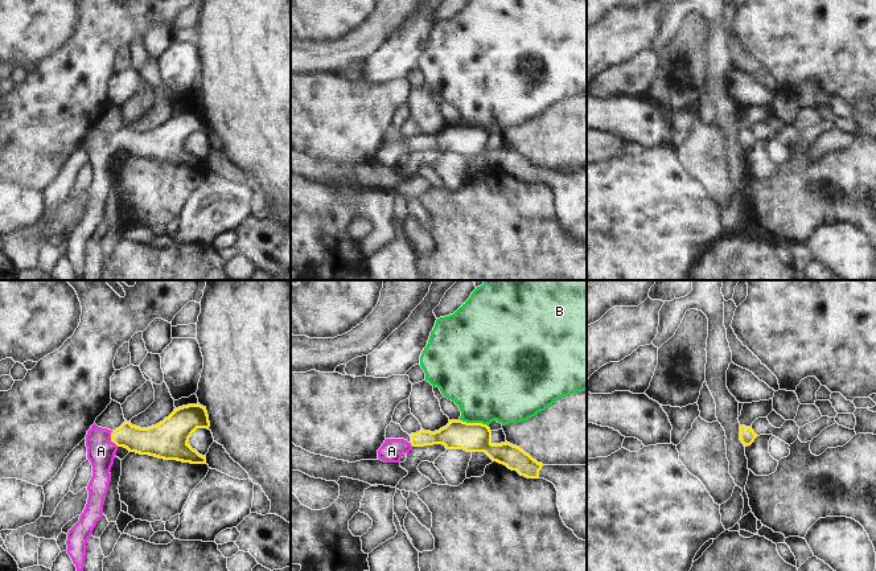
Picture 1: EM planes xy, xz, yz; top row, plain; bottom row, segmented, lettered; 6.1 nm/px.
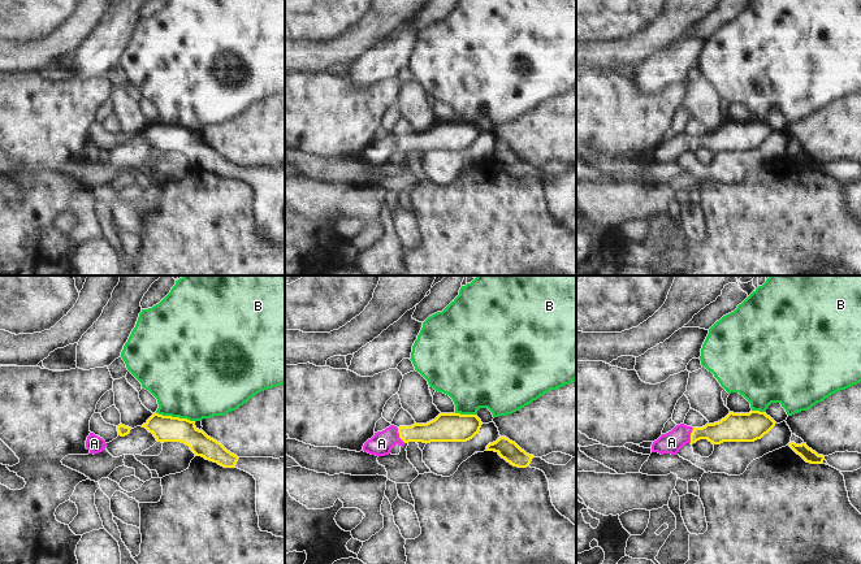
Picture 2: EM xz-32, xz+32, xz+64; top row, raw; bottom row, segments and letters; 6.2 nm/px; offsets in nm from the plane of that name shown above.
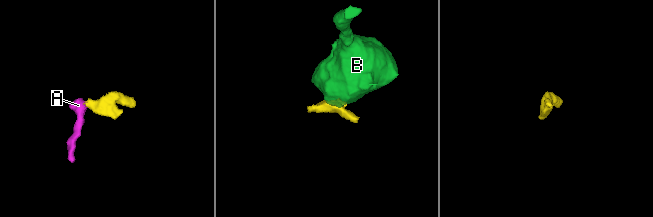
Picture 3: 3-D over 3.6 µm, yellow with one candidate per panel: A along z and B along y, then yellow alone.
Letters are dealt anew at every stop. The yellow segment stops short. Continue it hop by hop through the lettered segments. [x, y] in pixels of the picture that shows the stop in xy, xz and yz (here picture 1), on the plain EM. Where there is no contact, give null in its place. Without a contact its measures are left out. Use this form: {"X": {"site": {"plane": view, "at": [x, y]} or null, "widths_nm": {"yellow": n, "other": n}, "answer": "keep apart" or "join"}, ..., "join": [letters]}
{"A": {"site": {"plane": "xy", "at": [111, 143]}, "widths_nm": {"yellow": 170, "other": 180}, "answer": "join"}, "B": {"site": {"plane": "xz", "at": [474, 127]}, "widths_nm": {"yellow": 180, "other": 440}, "answer": "keep apart"}, "join": ["A"]}

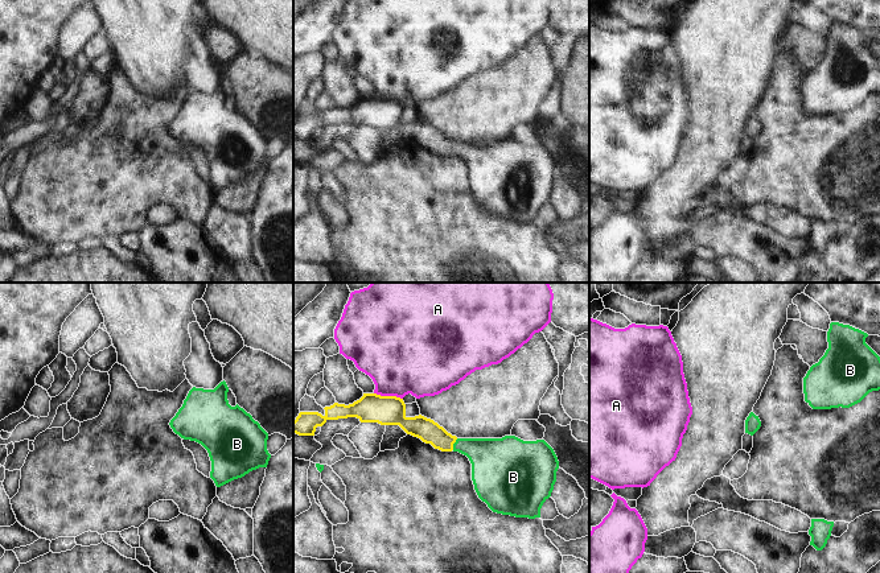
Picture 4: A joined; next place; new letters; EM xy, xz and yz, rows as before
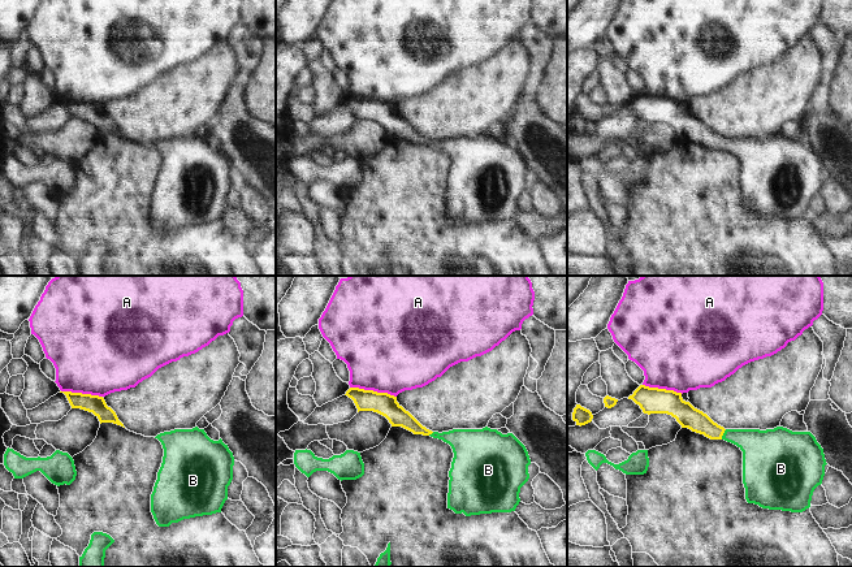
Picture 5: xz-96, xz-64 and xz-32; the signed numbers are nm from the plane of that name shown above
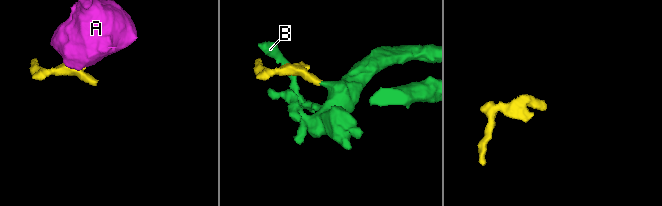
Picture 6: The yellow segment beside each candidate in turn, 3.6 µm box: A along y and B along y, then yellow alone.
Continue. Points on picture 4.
{"A": {"site": {"plane": "xz", "at": [389, 101]}, "widths_nm": {"yellow": 180, "other": 440}, "answer": "keep apart"}, "B": {"site": {"plane": "xz", "at": [453, 147]}, "widths_nm": {"yellow": 140, "other": 240}, "answer": "join"}, "join": ["B"]}

